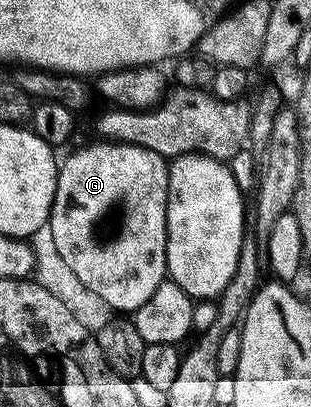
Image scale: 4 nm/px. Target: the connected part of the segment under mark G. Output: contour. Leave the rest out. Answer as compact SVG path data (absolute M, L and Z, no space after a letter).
M99 141L92 143L89 147L80 147L68 160L61 162L56 177L56 196L52 213L48 217L48 230L54 233L54 245L58 245L58 253L62 253L62 261L74 269L78 281L86 285L86 289L94 289L102 301L111 307L113 312L128 311L134 313L146 301L150 301L154 289L158 289L160 283L165 282L168 273L168 262L166 261L166 241L168 240L168 226L166 225L166 213L168 212L168 163L164 156L154 153L150 149L135 147L129 143L114 143L111 141Z

